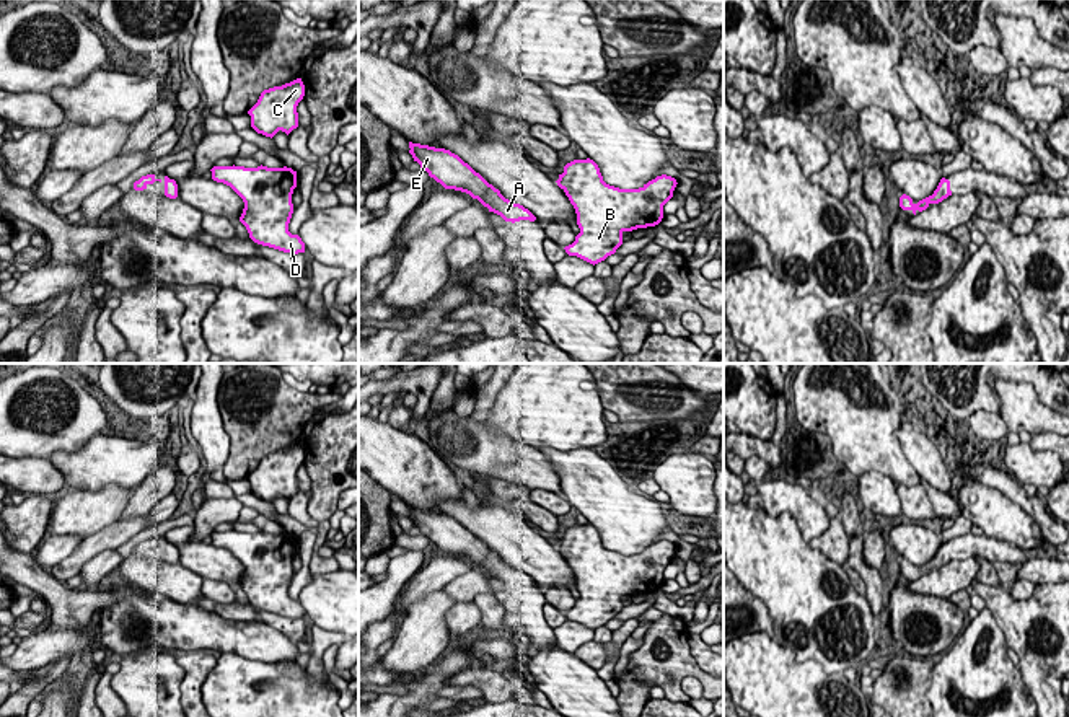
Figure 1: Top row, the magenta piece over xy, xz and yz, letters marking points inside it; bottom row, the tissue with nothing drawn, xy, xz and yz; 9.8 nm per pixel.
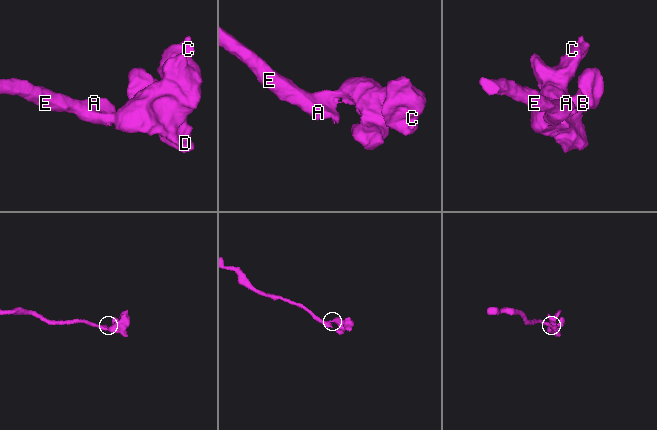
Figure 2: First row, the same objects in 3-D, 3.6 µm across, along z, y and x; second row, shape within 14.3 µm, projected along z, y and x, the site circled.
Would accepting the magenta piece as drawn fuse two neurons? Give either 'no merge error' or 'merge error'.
no merge error

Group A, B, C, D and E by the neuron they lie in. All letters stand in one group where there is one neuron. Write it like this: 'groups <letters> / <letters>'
groups A B C D E

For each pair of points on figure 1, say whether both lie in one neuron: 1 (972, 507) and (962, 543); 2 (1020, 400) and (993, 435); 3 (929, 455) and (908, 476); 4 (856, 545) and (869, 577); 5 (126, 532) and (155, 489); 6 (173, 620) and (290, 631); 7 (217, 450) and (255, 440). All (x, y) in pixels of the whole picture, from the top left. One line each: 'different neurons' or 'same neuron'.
1: different neurons
2: different neurons
3: different neurons
4: same neuron
5: different neurons
6: different neurons
7: different neurons

